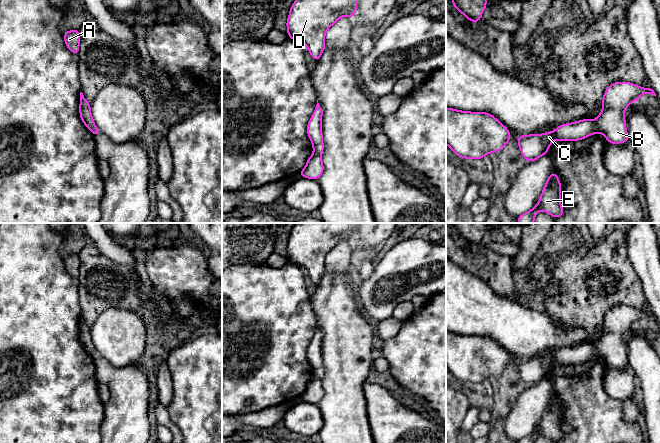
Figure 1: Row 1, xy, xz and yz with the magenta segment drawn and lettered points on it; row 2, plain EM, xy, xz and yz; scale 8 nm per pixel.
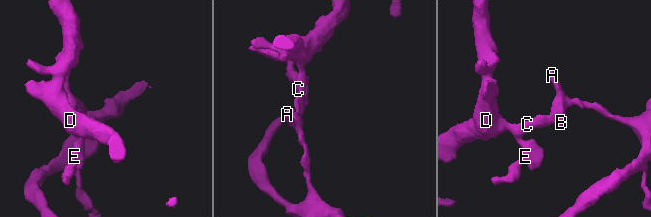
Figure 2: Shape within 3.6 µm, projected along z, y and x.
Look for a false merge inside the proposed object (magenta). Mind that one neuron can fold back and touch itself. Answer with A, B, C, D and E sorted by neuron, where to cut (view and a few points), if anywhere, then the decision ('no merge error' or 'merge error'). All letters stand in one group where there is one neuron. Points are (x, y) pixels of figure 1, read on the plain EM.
A B / C D E; cut in yz along (593, 345), (601, 356); merge error

